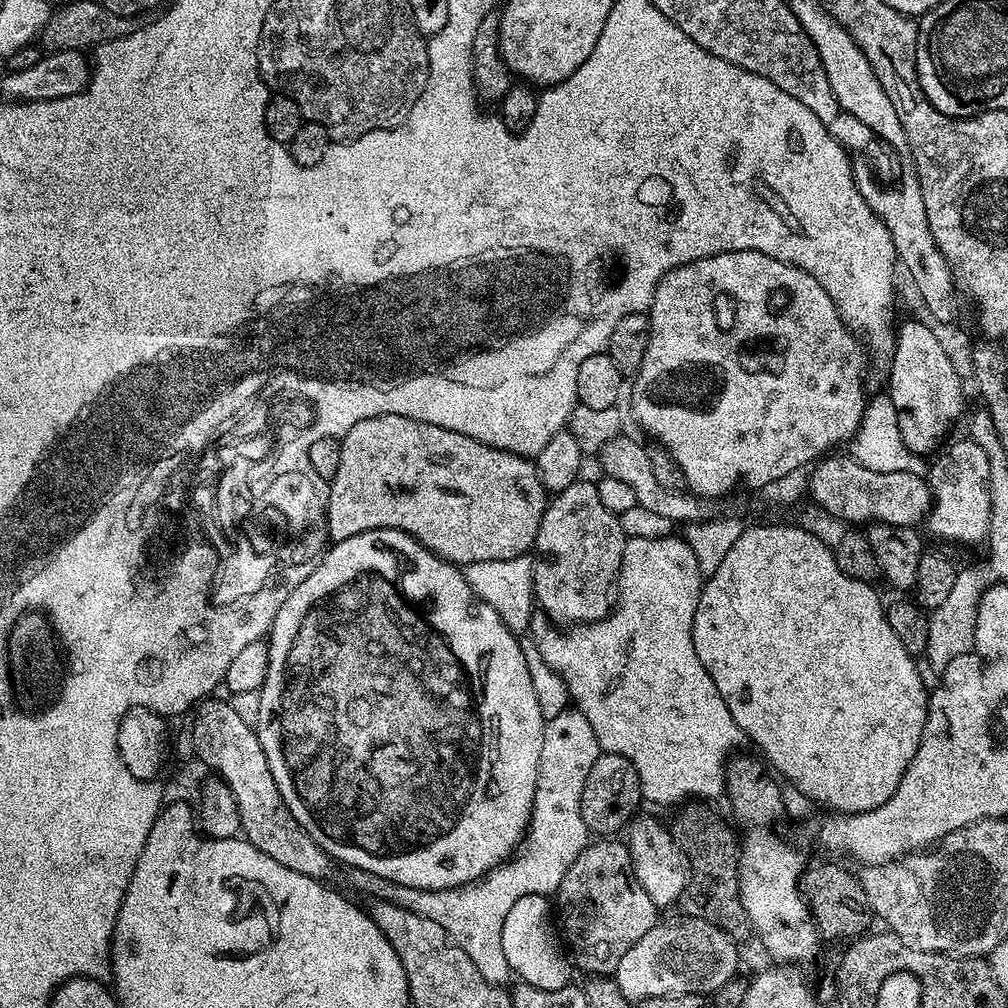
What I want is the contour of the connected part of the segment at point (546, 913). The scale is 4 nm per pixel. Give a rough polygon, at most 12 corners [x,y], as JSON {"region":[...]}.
{"region":[[520,896],[502,946],[523,983],[554,992],[574,968],[551,901]]}

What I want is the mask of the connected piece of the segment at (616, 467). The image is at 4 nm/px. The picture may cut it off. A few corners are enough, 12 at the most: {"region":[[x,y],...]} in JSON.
{"region":[[619,434],[598,453],[603,475],[637,505],[687,526],[709,515],[688,490],[659,483],[644,444]]}

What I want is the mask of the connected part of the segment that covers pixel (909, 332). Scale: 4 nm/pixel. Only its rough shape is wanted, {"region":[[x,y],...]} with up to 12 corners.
{"region":[[899,321],[886,395],[905,449],[962,410],[962,378],[931,323]]}

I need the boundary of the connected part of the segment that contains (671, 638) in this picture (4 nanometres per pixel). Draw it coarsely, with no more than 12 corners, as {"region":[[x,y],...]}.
{"region":[[625,539],[618,603],[532,617],[652,804],[726,792],[745,743],[694,650],[687,539]]}

